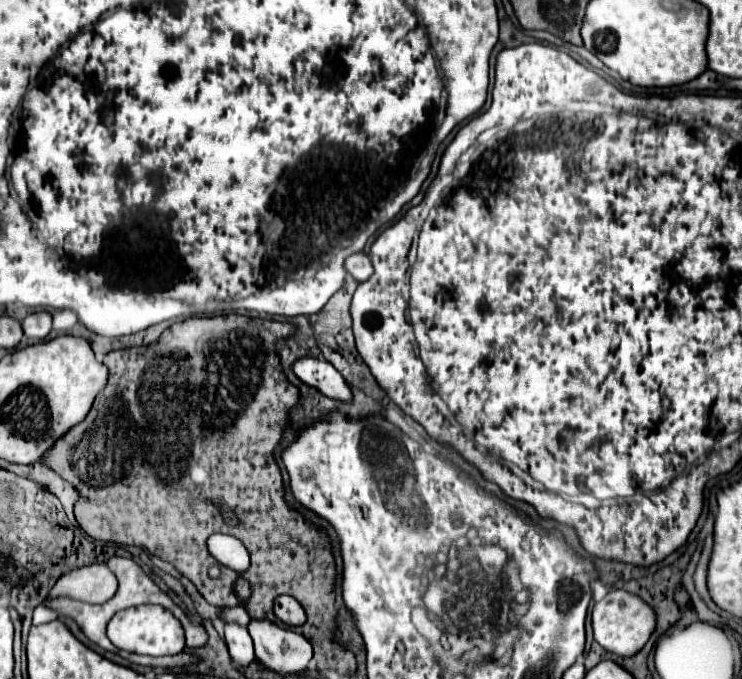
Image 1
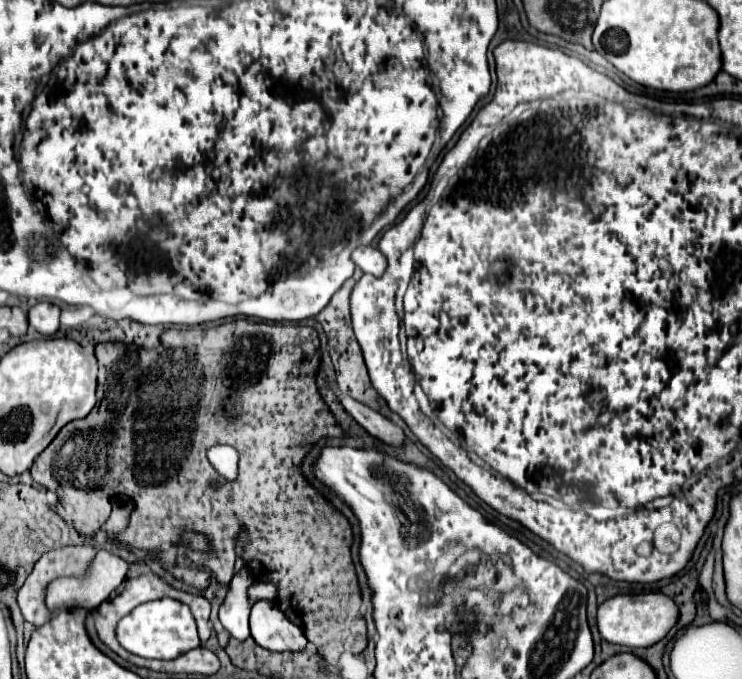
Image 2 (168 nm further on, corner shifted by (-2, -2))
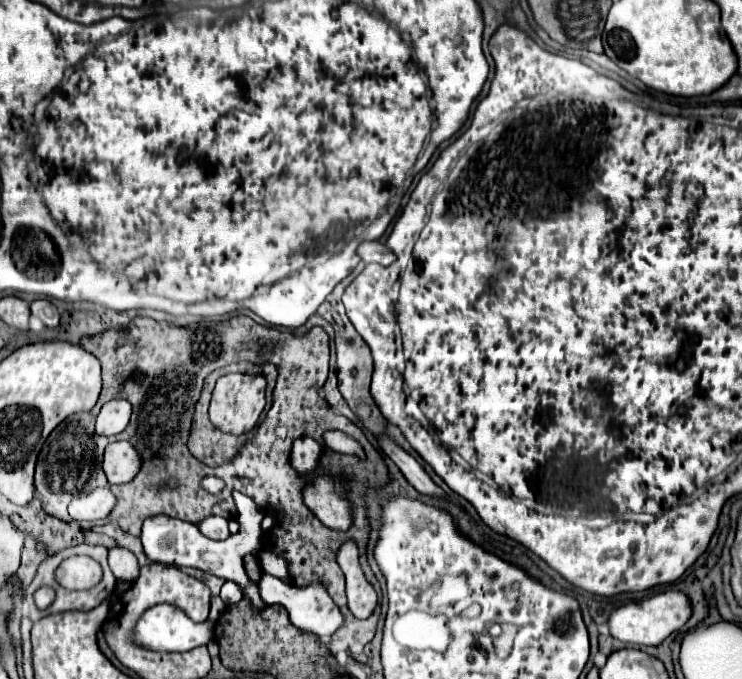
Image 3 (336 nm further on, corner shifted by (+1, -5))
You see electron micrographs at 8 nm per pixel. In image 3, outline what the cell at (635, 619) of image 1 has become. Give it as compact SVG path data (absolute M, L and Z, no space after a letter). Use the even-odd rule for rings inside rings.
M666 591L666 593L658 593L650 599L626 603L624 607L612 611L612 615L608 619L608 627L610 627L610 635L624 643L660 645L670 633L682 629L684 623L690 619L690 615L692 615L690 599L682 591Z

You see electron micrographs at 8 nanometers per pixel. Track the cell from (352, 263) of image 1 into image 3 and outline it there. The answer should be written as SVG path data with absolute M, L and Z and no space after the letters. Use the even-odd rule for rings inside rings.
M364 241L358 247L358 255L362 257L364 263L380 263L380 265L390 265L396 261L396 255L380 241Z

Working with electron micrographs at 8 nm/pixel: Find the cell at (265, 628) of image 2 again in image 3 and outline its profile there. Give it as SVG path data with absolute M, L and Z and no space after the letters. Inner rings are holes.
M234 493L234 503L238 509L236 521L240 523L240 531L236 535L230 535L224 541L214 541L208 539L204 535L200 535L198 527L182 521L182 519L172 519L168 515L154 515L154 517L146 517L142 521L142 545L144 545L144 553L148 555L148 559L156 561L156 563L164 563L164 565L176 565L176 567L196 567L202 569L206 573L212 573L216 577L234 581L242 587L242 591L252 599L252 605L262 609L266 603L260 599L258 593L258 585L250 583L244 565L242 565L242 557L246 553L256 553L262 547L262 519L264 519L264 509L260 509L248 495L244 493Z

